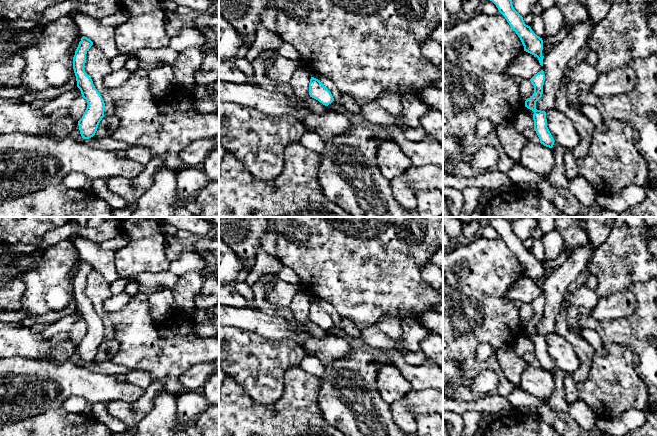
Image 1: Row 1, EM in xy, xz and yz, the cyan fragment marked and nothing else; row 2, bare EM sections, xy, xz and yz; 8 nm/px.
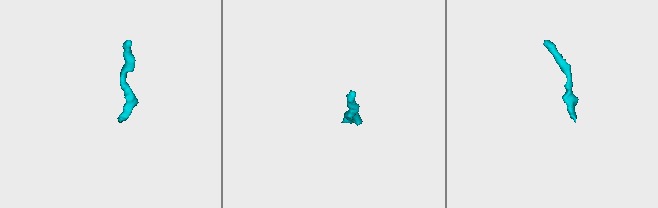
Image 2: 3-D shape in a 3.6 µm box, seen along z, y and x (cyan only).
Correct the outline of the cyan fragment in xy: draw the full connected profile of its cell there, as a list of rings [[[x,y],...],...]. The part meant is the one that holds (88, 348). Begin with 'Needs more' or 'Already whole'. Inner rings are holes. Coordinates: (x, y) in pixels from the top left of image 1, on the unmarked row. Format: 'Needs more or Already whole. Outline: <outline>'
Already whole. Outline: [[[83,260],[73,281],[73,293],[76,300],[77,311],[80,313],[82,321],[86,323],[88,327],[82,342],[78,345],[80,358],[84,363],[89,363],[95,359],[105,335],[104,324],[84,293],[86,278],[92,269],[93,266]]]

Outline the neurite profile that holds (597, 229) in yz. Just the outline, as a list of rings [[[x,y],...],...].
[[[589,217],[584,224],[585,231],[588,234],[590,243],[595,247],[599,247],[605,242],[610,234],[611,226],[608,224],[613,222],[615,217]]]

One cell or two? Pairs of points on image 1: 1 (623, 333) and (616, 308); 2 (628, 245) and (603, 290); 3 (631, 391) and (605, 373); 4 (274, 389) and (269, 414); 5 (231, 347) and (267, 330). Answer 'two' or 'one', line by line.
1: two
2: one
3: one
4: two
5: two

